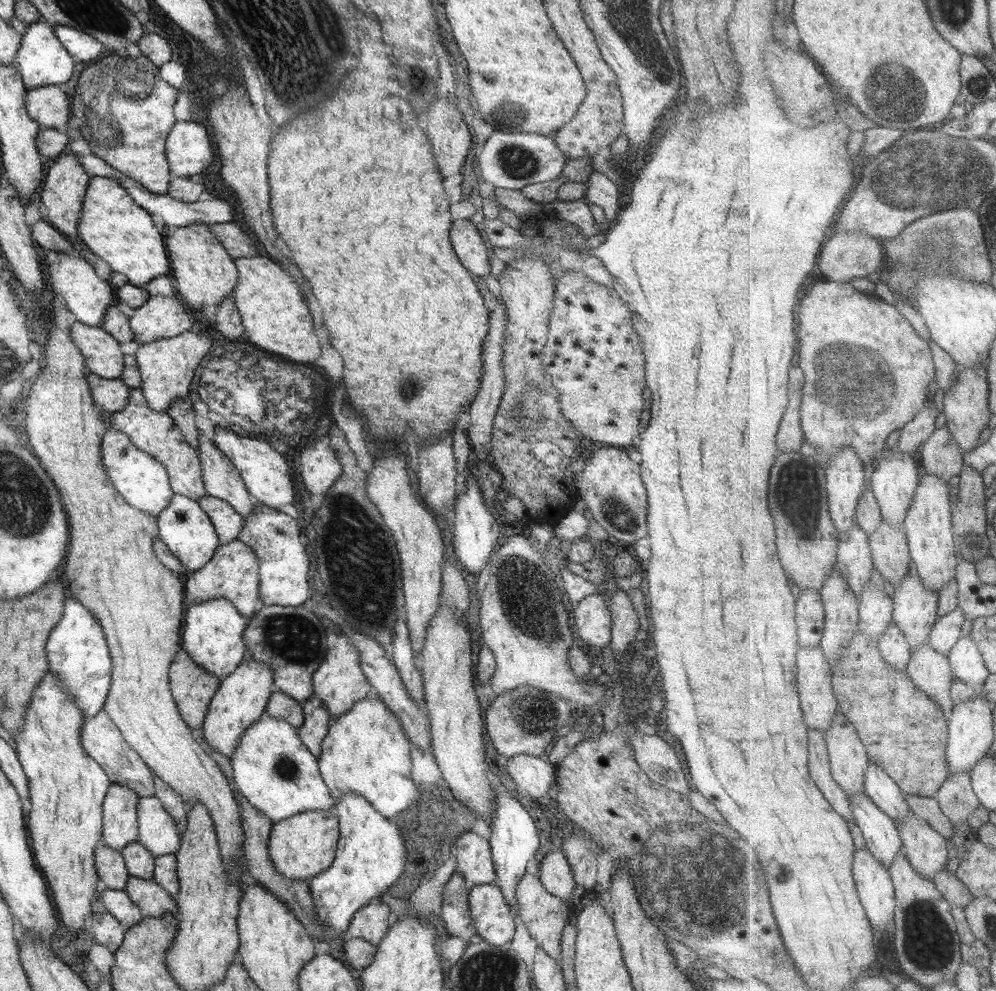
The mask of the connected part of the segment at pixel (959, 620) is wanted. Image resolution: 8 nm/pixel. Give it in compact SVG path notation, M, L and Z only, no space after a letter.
M958 607L954 612L950 611L950 614L939 619L929 642L950 657L951 650L963 637L964 624L966 624L966 611Z

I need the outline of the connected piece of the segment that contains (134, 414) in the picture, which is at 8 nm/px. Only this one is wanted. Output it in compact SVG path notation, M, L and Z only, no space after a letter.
M132 388L130 390L128 404L120 412L113 412L111 426L126 433L134 446L150 453L150 456L166 467L174 493L190 497L195 501L207 495L202 480L201 462L196 449L186 442L182 431L167 411L150 409L142 389Z

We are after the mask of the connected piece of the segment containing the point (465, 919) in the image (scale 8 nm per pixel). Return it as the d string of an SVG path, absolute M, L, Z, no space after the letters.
M454 873L442 887L442 908L440 918L452 937L464 939L470 944L470 938L476 934L476 927L472 924L470 907L468 907L468 886L466 878L460 873Z

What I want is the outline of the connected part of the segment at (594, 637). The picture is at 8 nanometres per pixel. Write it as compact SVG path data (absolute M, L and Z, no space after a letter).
M600 593L586 596L572 611L574 613L574 626L576 626L580 638L586 642L586 647L584 648L587 650L600 650L609 644L611 640L612 615L606 599Z

